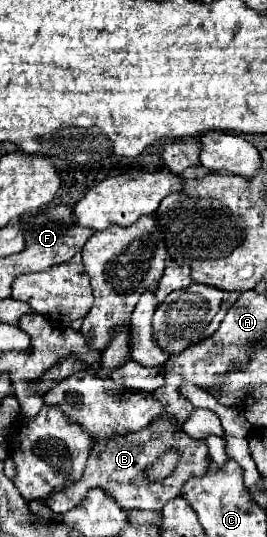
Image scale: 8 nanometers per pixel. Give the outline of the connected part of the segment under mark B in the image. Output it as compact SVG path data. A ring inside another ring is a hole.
M157 423L157 427L145 427L137 433L109 439L109 443L95 441L87 467L85 467L85 475L73 487L69 487L69 491L61 491L61 495L53 495L53 499L47 499L47 503L49 507L53 507L53 511L67 513L69 509L79 507L91 489L103 489L125 511L129 509L151 509L151 511L157 509L159 511L165 507L167 501L181 495L181 487L191 477L199 477L199 475L203 477L207 473L207 467L209 467L209 453L207 453L205 443L189 439L185 433L173 435L173 431L169 431L169 423ZM171 447L179 447L183 451L183 463L179 463L175 473L171 473L171 477L157 481L157 483L149 483L145 477L141 477L145 467L151 465L159 455L163 455Z

